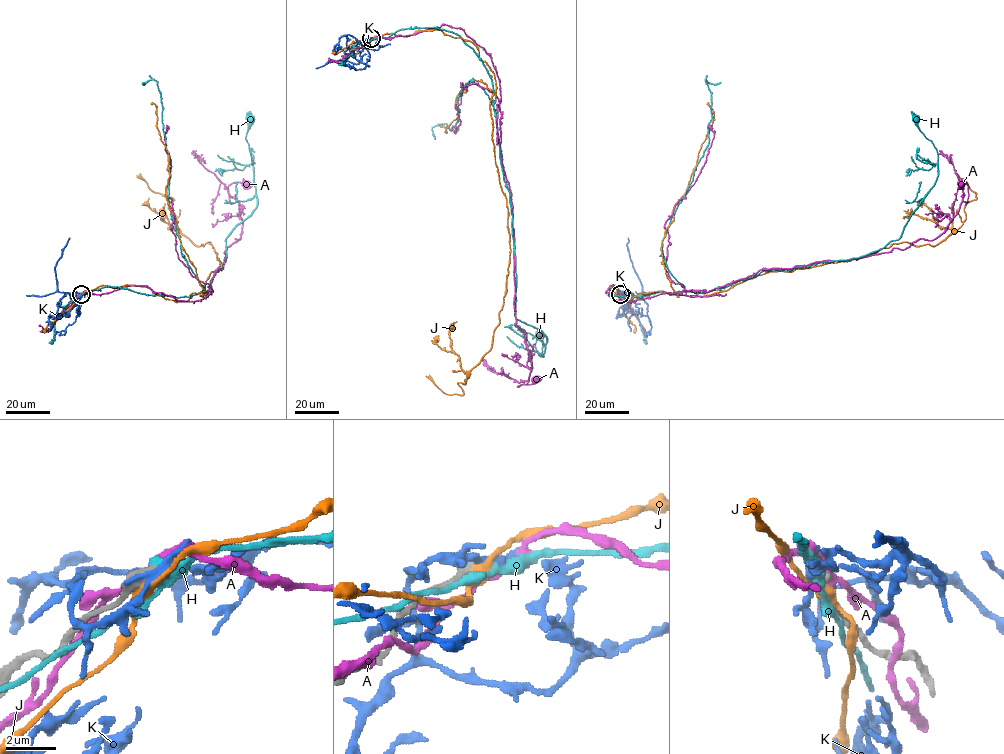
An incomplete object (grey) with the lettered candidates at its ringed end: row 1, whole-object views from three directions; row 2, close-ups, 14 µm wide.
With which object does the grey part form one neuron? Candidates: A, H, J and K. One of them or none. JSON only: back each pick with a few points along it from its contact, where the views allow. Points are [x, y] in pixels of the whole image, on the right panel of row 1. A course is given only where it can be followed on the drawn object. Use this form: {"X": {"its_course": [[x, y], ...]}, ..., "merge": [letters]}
{"merge": []}

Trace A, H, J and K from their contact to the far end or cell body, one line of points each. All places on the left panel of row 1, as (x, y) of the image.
A: (81, 293), (137, 285), (177, 300), (205, 298), (241, 231), (229, 185), (247, 184)
H: (82, 293), (107, 287), (176, 297), (207, 292), (226, 260), (226, 238), (257, 204), (245, 136), (250, 119)
J: (81, 294), (128, 284), (187, 301), (218, 272), (209, 242), (182, 233), (173, 199), (139, 173)
K: (81, 293), (72, 298), (65, 293), (55, 316), (44, 312), (48, 331)

